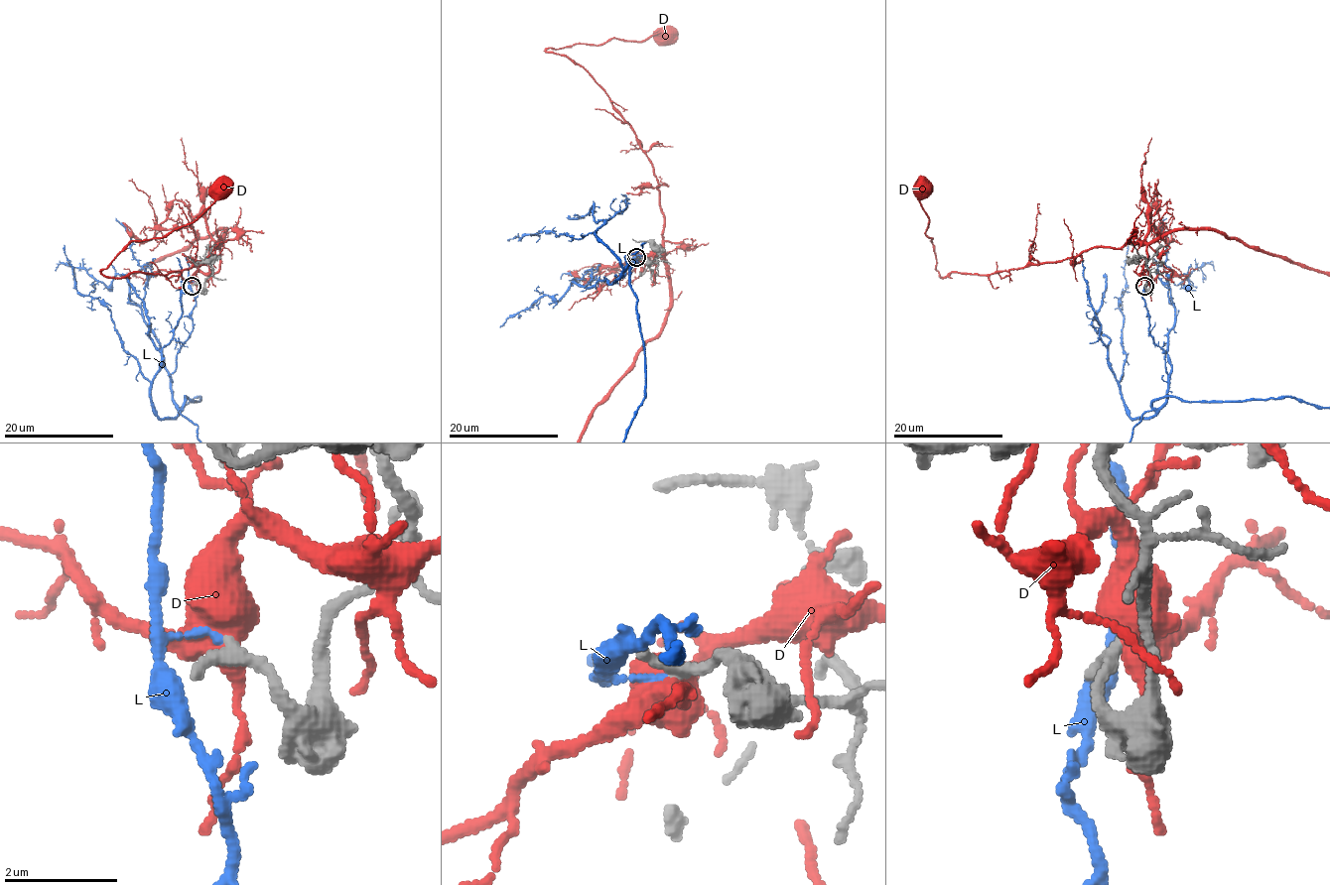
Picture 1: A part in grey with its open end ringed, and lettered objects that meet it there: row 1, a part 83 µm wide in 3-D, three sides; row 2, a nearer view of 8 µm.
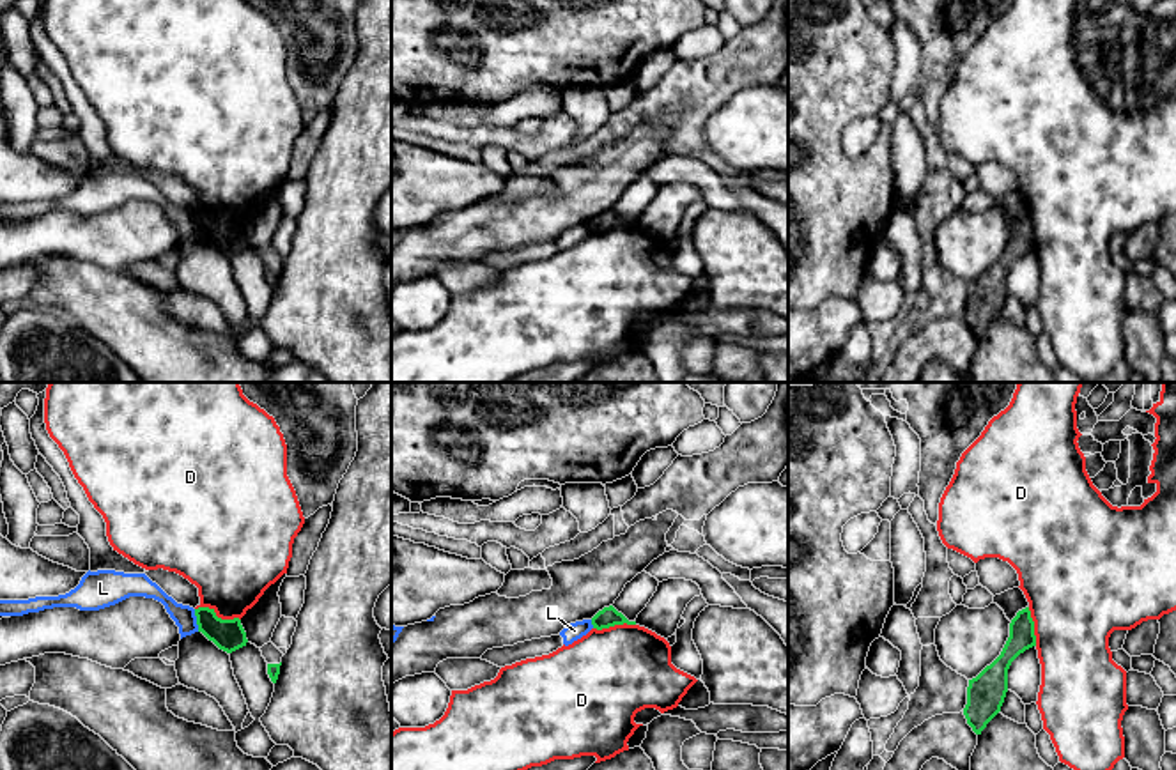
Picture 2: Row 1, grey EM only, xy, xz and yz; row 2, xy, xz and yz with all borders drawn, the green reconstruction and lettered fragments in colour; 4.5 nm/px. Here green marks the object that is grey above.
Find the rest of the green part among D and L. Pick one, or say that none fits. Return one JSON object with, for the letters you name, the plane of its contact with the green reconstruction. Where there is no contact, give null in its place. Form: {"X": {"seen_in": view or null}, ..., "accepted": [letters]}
{"accepted": []}

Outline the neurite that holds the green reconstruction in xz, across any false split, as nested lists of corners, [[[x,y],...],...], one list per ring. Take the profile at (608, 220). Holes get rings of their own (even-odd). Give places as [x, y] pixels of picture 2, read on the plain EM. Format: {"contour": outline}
{"contour": [[[613,209],[604,211],[592,221],[592,228],[597,234],[609,232],[615,228],[636,228],[636,225],[629,225],[622,216],[618,216]]]}

